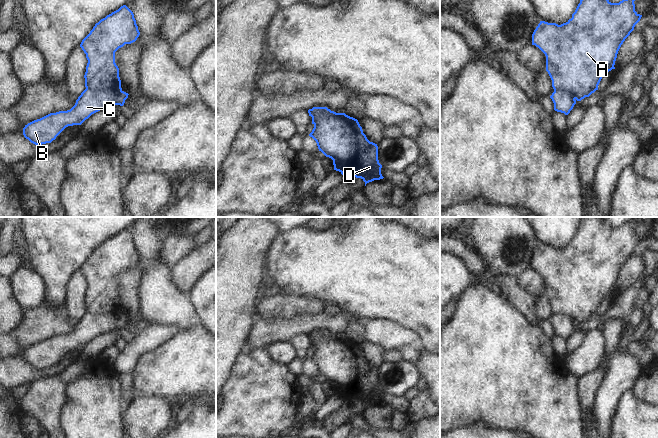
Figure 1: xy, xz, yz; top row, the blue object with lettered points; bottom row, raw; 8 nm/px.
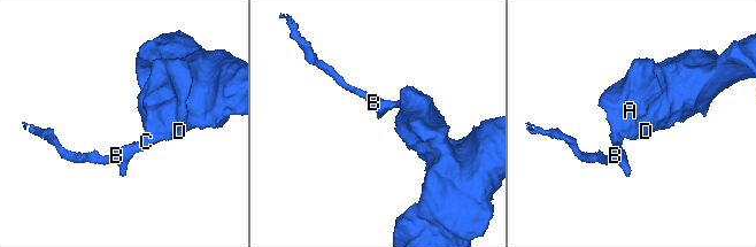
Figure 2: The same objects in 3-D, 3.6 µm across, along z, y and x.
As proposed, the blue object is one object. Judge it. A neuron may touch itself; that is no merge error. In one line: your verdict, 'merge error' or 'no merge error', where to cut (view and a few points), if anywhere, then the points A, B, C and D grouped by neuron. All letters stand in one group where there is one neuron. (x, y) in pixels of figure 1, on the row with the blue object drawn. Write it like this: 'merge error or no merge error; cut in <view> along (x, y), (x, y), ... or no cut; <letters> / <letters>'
merge error; cut in xy along (86, 88), (121, 91); A D / B C

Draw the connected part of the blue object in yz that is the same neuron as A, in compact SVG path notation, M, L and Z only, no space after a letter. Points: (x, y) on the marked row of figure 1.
M580 0L572 18L566 23L558 25L540 21L532 34L532 45L546 56L546 71L554 91L562 89L581 101L598 90L602 77L615 69L621 45L642 17L635 11L634 1Z

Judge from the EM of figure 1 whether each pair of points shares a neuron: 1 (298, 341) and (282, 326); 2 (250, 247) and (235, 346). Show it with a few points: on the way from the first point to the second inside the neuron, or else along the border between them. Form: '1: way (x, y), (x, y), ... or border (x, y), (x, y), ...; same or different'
1: border (307, 334), (296, 334), (289, 340); different
2: way (235, 272), (235, 321); same

